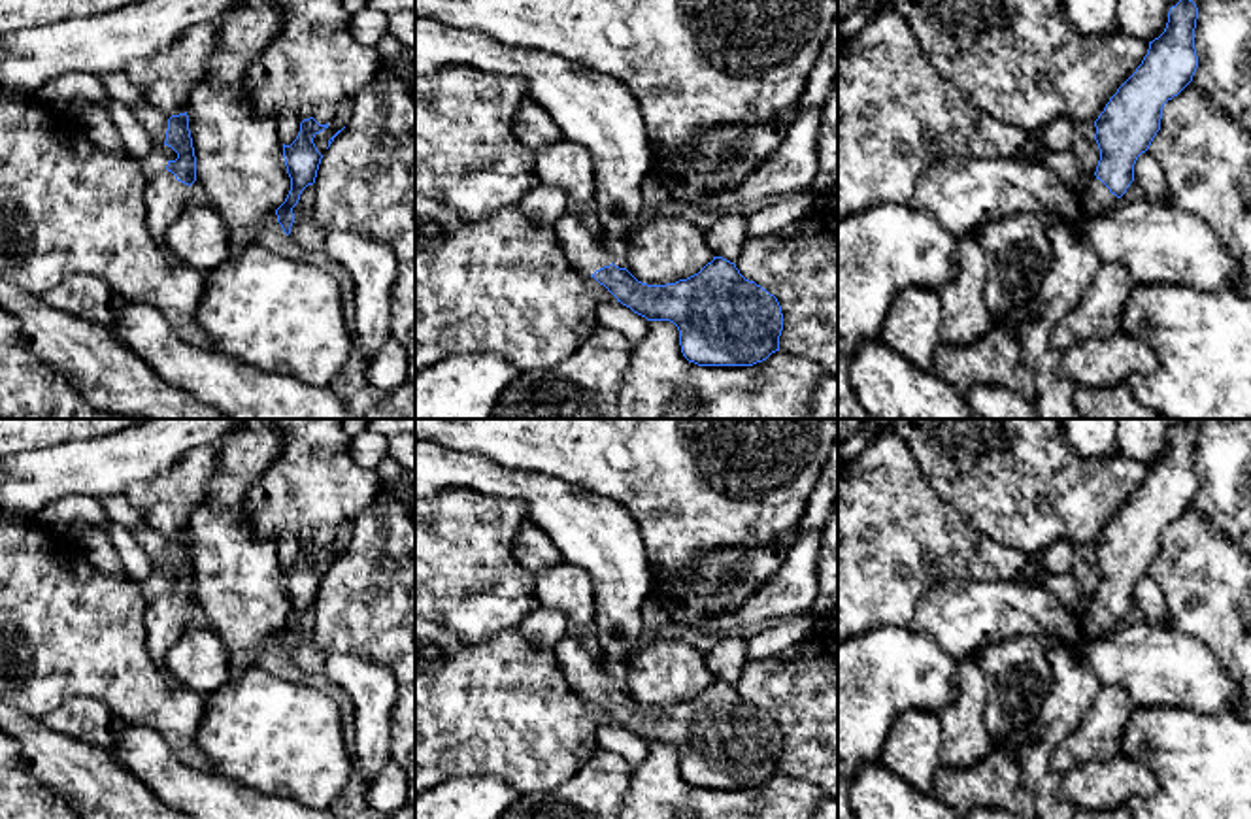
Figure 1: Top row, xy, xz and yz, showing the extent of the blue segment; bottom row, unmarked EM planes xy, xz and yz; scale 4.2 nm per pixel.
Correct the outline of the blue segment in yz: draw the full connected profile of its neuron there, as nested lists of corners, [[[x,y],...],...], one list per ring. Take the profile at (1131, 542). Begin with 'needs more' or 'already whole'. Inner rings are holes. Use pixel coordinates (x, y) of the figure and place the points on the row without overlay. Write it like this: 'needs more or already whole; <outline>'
needs more; [[[1183,419],[1168,434],[1164,455],[1149,464],[1136,494],[1117,511],[1094,543],[1100,583],[1087,611],[1079,611],[1083,634],[1109,634],[1134,604],[1134,587],[1160,553],[1162,530],[1177,519],[1198,491],[1194,451],[1198,430]]]

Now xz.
needs more; [[[566,634],[553,653],[570,689],[583,700],[594,700],[623,728],[647,744],[670,744],[679,753],[681,776],[698,789],[753,789],[779,774],[783,736],[777,721],[755,704],[745,702],[734,685],[713,679],[698,696],[666,708],[638,704],[626,691],[613,687],[604,660],[587,653],[583,644]]]

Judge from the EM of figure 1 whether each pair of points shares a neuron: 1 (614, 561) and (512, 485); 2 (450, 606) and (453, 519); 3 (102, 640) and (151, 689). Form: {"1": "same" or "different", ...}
{"1": "same", "2": "same", "3": "same"}

